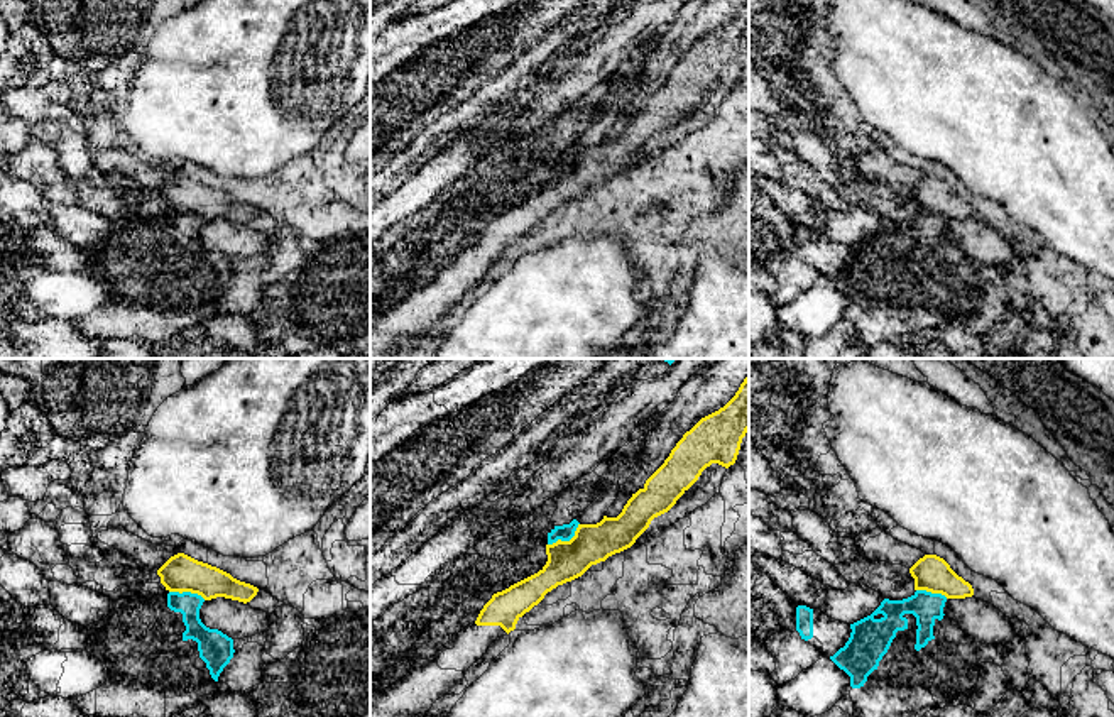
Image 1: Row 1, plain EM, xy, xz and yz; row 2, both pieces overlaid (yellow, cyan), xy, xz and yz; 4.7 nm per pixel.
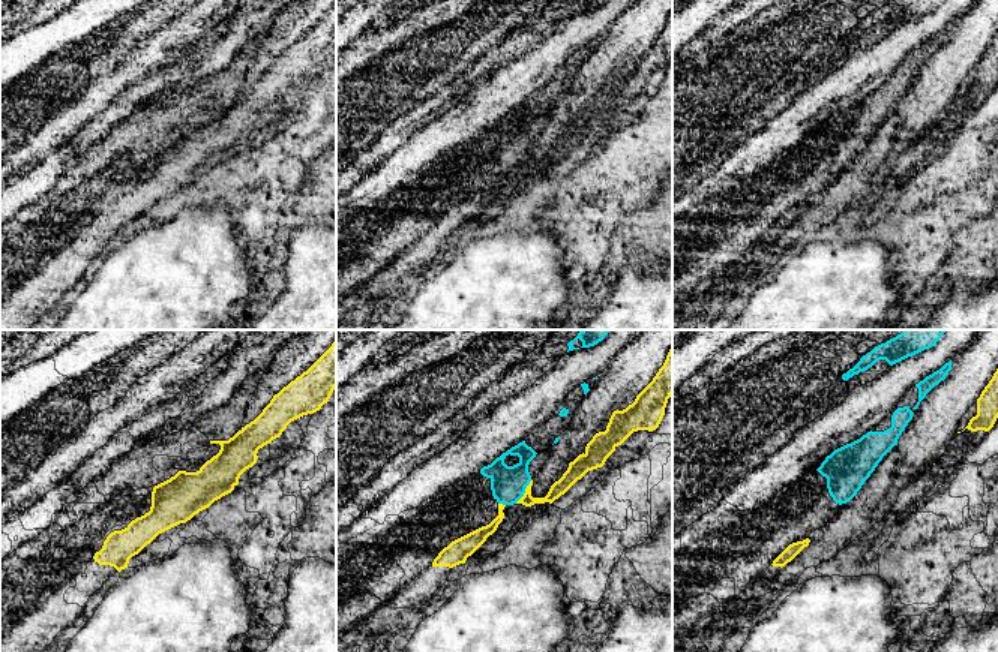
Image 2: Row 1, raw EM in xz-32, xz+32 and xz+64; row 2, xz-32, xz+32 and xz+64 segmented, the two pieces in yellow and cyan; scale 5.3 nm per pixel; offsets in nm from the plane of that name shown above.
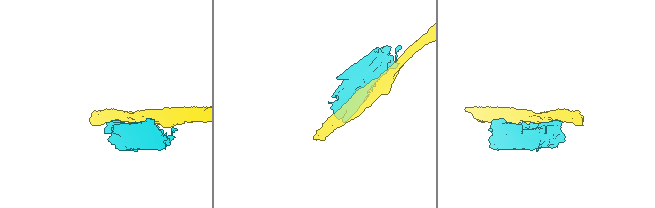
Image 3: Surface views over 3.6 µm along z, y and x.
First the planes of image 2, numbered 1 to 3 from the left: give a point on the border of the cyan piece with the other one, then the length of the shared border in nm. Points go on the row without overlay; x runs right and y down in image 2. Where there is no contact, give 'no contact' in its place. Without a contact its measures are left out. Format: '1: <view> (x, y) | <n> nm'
1: no contact
2: xz+32 (526, 156) | 160 nm
3: no contact

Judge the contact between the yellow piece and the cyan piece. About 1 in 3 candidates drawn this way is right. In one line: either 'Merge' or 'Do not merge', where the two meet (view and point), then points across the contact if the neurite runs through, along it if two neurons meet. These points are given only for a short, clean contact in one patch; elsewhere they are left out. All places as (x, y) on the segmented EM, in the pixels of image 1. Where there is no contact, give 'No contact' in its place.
Do not merge. Touches yellow at xz (567, 541). Boundary: xz (578, 523), (568, 540), (556, 540), (548, 545)

